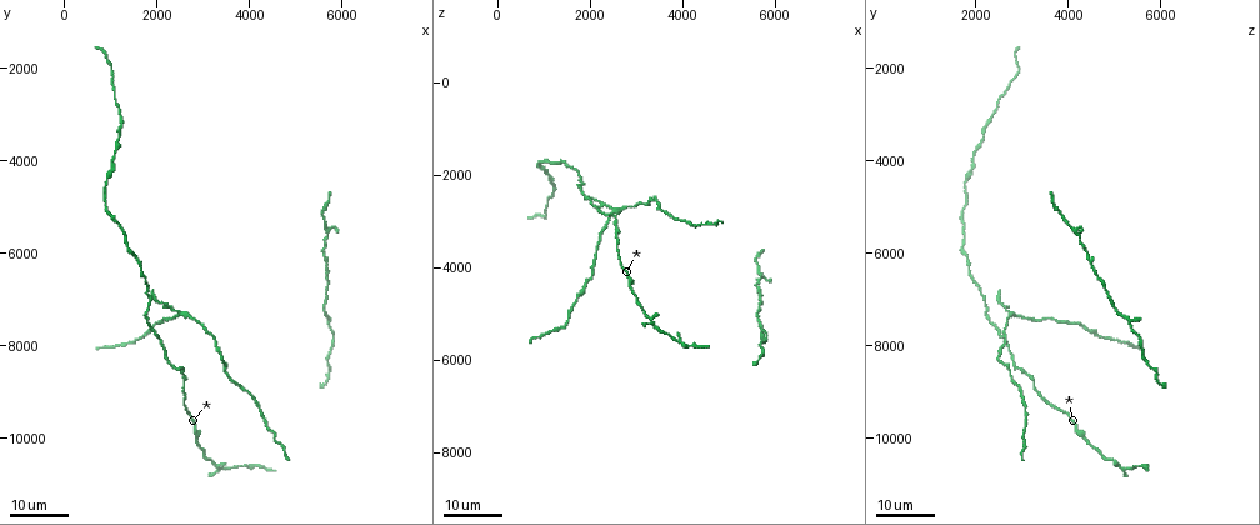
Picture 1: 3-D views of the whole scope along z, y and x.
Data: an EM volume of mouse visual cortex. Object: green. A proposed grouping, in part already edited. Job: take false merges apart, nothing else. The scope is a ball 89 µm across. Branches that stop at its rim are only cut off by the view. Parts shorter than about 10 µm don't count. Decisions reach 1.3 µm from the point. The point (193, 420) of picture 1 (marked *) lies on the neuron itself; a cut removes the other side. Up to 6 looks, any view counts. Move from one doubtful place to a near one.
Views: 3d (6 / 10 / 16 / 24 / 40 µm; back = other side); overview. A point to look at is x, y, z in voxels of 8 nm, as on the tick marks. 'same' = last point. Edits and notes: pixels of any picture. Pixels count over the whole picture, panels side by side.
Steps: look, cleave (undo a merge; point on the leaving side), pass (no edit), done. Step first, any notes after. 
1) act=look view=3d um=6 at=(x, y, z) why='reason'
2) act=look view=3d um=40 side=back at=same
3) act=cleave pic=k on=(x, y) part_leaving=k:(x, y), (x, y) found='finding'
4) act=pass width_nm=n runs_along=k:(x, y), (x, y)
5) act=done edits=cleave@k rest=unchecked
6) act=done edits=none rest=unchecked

act=look view=3d um=24 at=(2500, 8450, 2850) why='sudden change in width'

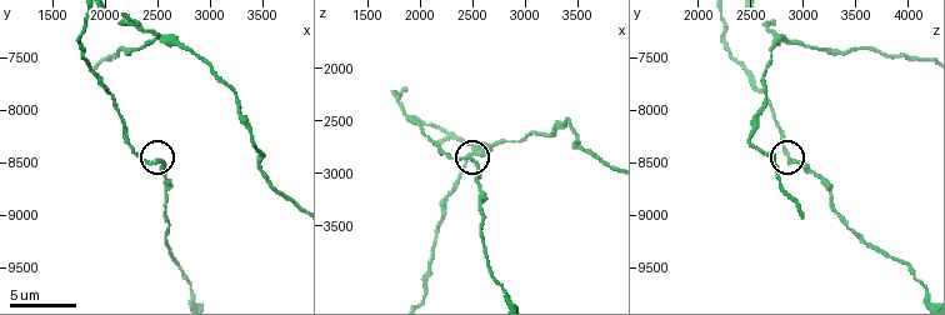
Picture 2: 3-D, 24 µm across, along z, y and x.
act=look view=3d um=6 at=(2540, 8500, 2920) why='zoom in'

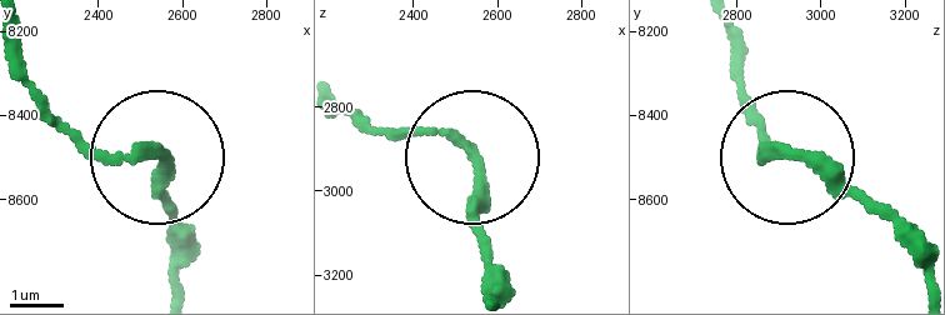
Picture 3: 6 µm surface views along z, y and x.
act=pass width_nm=220 runs_along=3:(176, 275), (163, 159), (83, 150), (46, 119) found='one neuron here'

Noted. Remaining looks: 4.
act=look view=3d um=6 at=(2520, 7320, 2800)

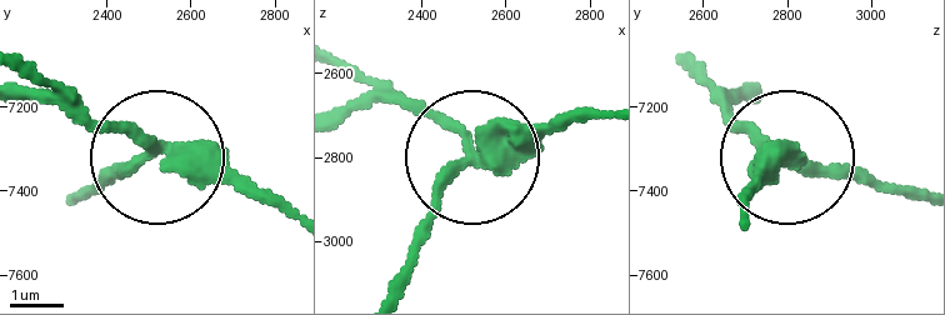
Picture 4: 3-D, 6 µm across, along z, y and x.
act=look view=3d um=6 side=back at=(2535, 7310, 2805)

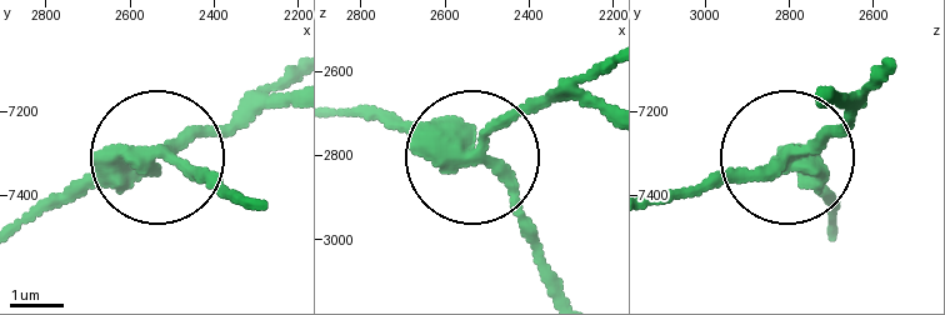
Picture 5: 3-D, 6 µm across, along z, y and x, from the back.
act=pass width_nm=300 found='one neuron here'

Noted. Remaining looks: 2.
act=look view=3d um=24 at=(5650, 6250, 4500) why='small branch off a trunk'

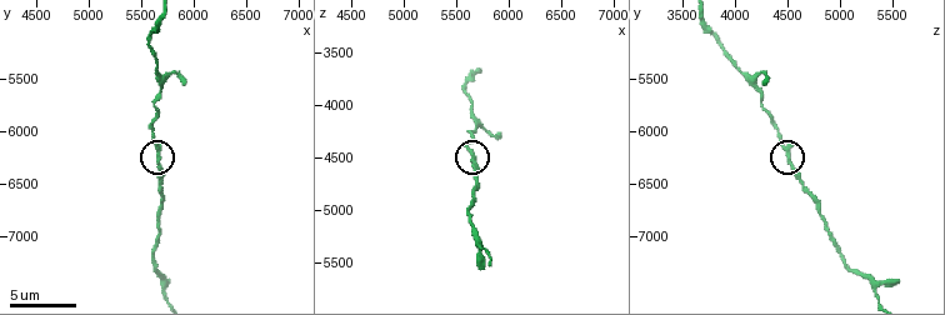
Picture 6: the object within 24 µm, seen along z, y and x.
act=look view=3d um=6 at=(5680, 6260, 4540) why='zoom in'

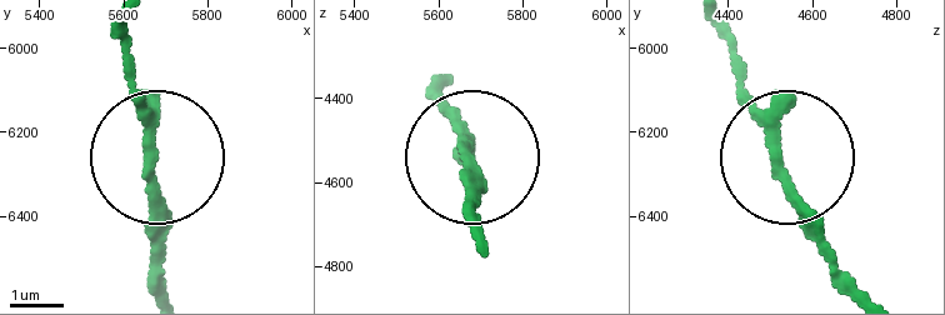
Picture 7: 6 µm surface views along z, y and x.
act=pass runs_along=7:(856, 289), (768, 141), (745, 60), (714, 25) found='all the same neuron'

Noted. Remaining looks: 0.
act=done edits=none rest=unchecked

